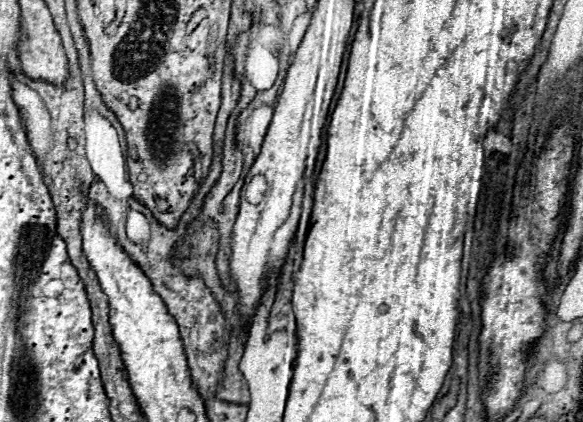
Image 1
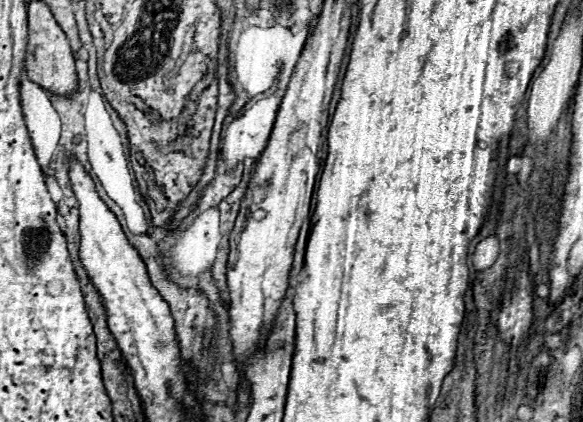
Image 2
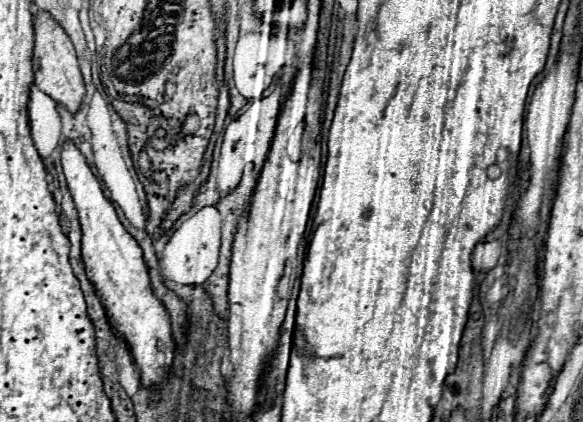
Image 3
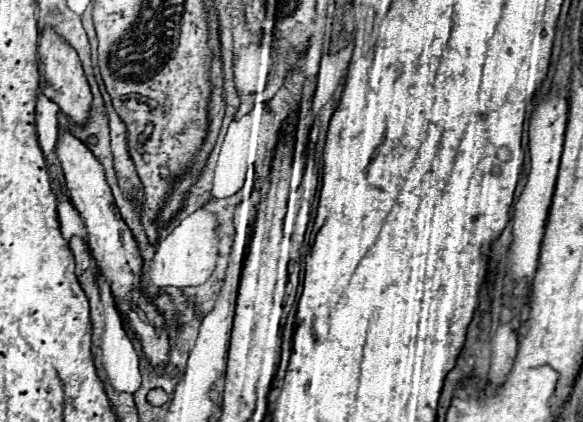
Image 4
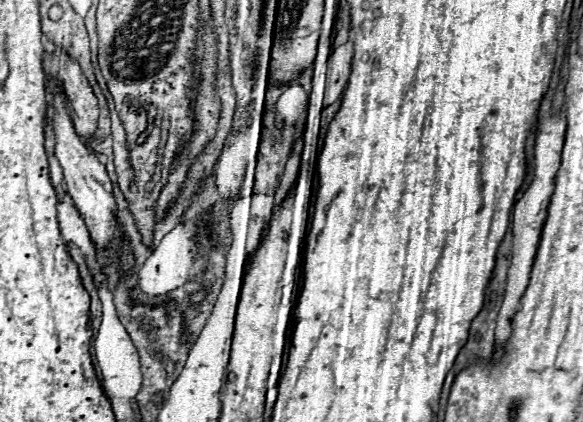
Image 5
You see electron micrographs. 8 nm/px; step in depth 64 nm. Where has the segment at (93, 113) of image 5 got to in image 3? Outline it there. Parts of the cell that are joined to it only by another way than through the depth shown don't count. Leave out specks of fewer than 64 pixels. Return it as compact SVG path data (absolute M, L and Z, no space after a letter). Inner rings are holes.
M38 12L34 18L34 54L32 54L32 64L34 64L34 84L46 92L54 102L64 106L70 114L76 114L80 106L84 104L86 96L86 86L82 80L82 72L78 66L76 50L68 36L62 32L62 28L50 18L48 12Z

